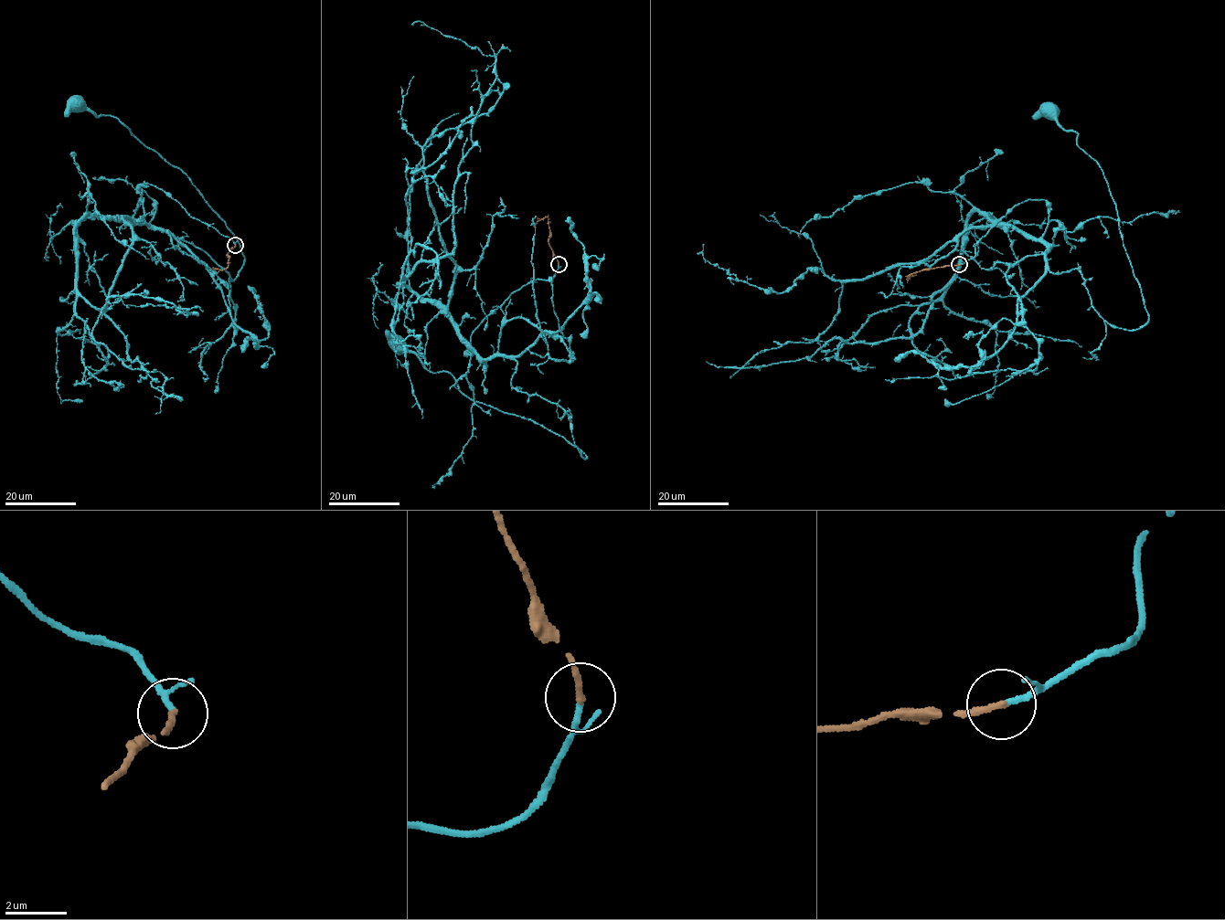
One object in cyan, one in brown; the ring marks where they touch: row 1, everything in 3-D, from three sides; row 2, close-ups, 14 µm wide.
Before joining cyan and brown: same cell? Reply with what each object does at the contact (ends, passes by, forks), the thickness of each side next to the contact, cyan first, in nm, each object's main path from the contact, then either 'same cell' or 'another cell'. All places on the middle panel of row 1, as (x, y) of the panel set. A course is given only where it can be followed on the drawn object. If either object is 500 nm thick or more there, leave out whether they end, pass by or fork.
cyan ends | brown ends | 170/200 nm | cyan via (559, 264), (486, 318), (467, 354), (513, 357), (511, 385), (557, 403), (585, 459), (399, 343) | brown via (559, 264), (548, 242), (548, 217), (531, 224) | same cell

